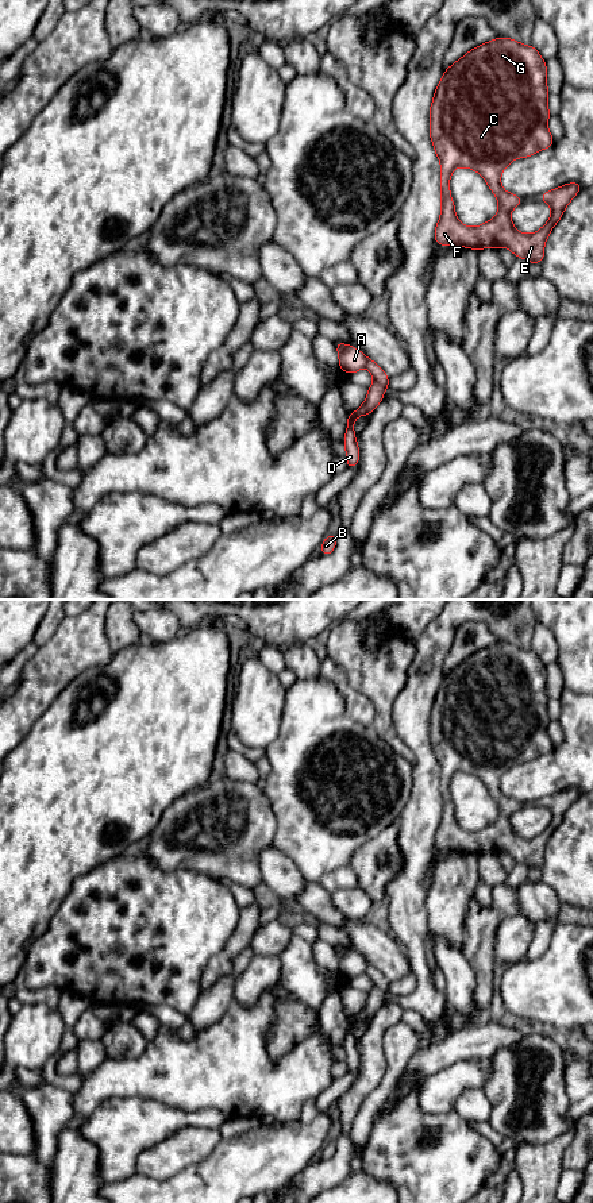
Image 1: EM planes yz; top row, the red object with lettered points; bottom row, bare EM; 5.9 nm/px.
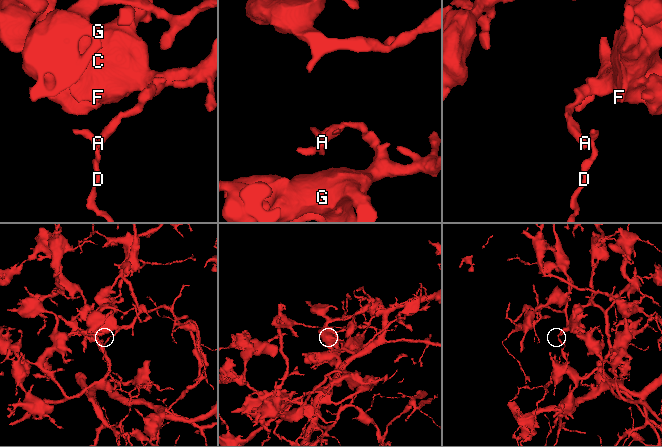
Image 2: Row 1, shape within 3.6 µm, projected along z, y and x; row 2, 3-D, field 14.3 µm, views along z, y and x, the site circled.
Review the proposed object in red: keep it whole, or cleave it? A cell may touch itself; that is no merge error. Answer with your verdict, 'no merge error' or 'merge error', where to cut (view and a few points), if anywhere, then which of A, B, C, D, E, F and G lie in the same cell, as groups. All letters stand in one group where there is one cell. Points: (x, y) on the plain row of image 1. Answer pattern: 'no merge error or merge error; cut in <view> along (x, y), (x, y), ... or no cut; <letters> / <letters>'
merge error; cut in yz along (365, 963), (366, 971); A C E F G / B D

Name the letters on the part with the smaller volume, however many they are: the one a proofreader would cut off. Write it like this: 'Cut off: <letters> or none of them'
Cut off: B, D

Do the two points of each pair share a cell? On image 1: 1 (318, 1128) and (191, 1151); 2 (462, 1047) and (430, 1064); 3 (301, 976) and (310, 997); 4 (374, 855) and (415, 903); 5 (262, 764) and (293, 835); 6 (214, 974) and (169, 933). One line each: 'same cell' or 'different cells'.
1: different cells
2: same cell
3: same cell
4: different cells
5: different cells
6: different cells

